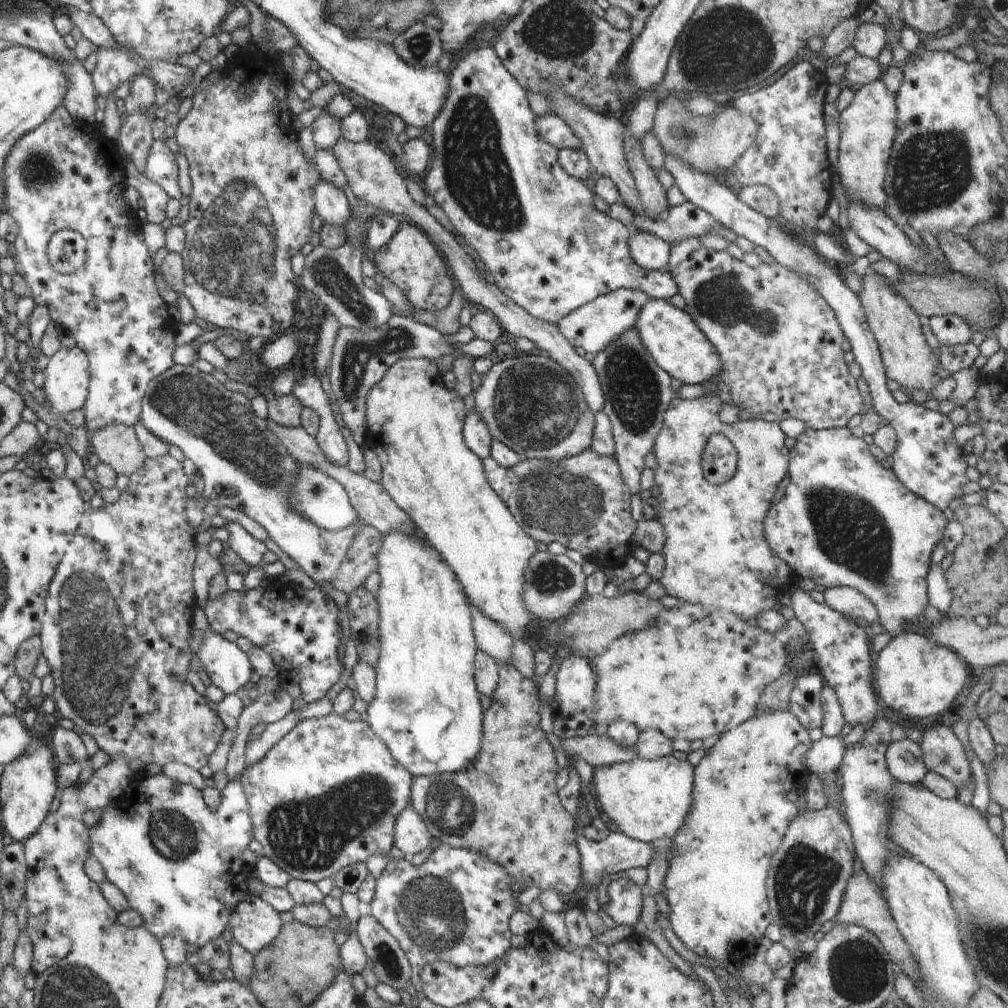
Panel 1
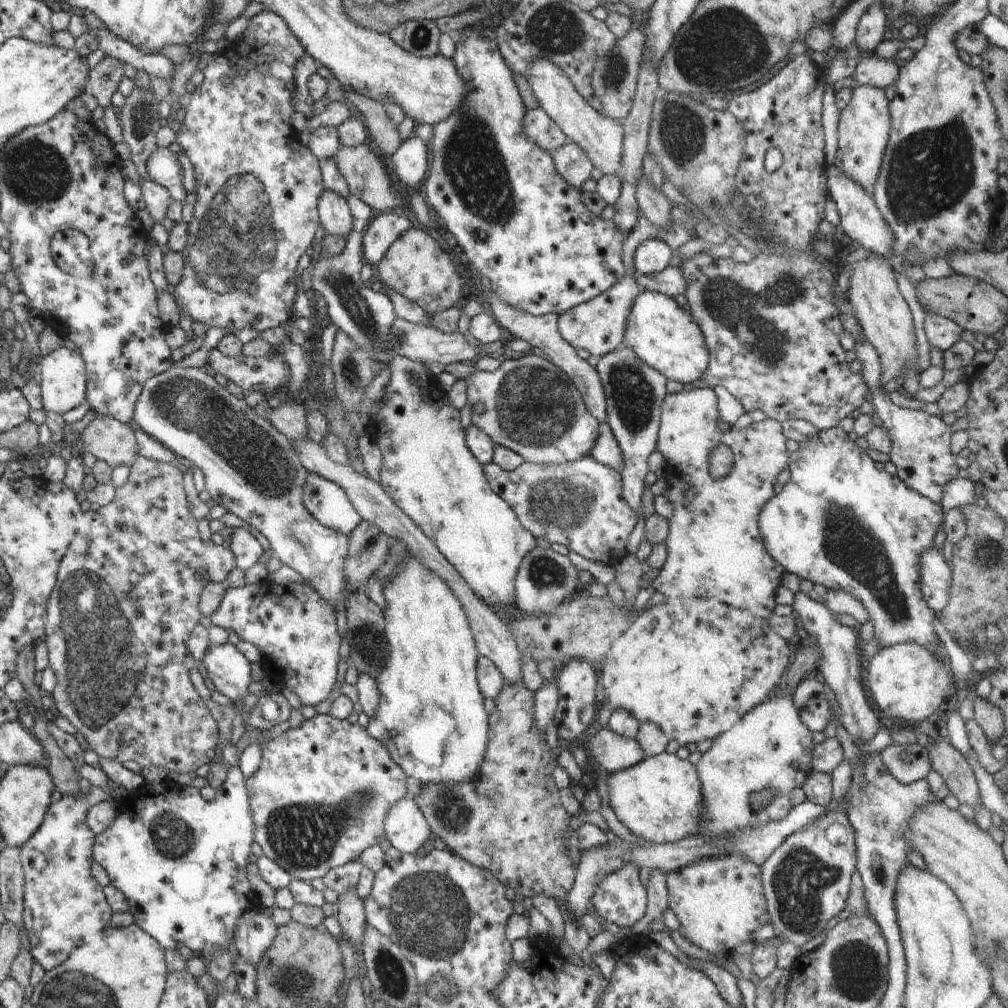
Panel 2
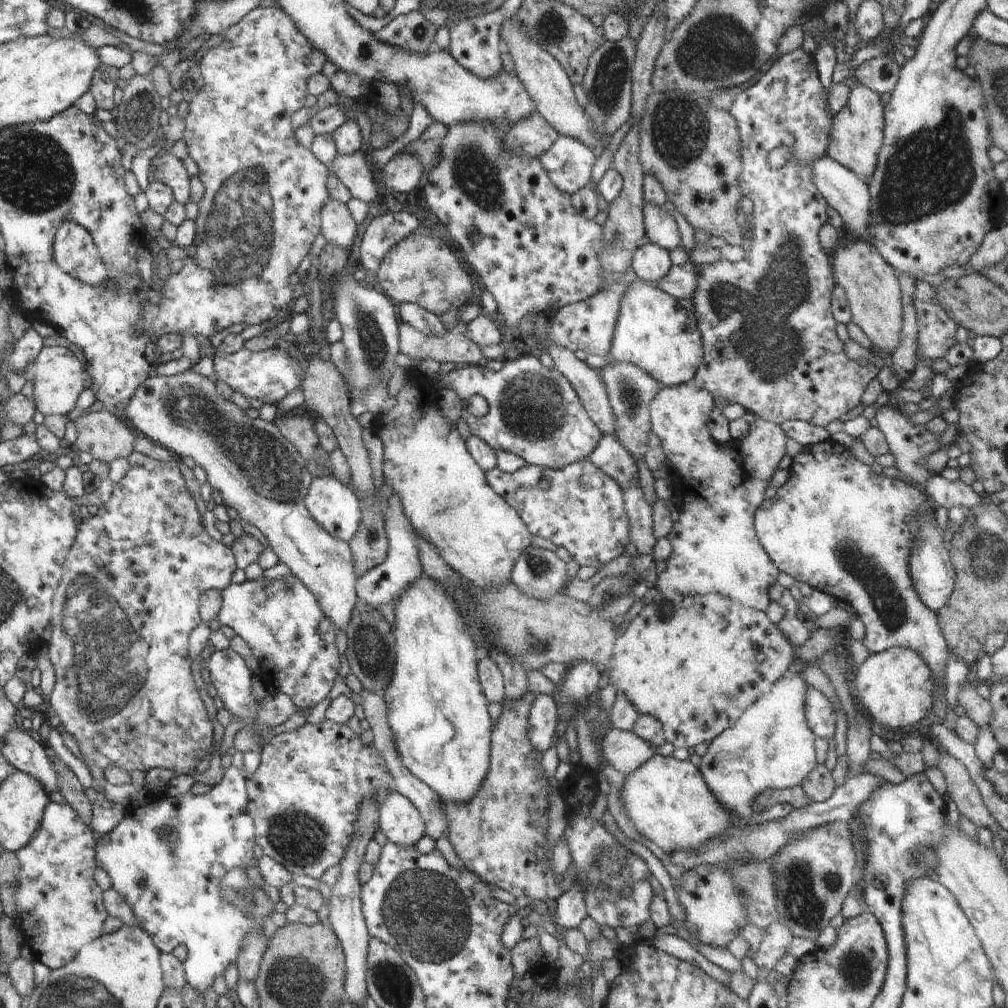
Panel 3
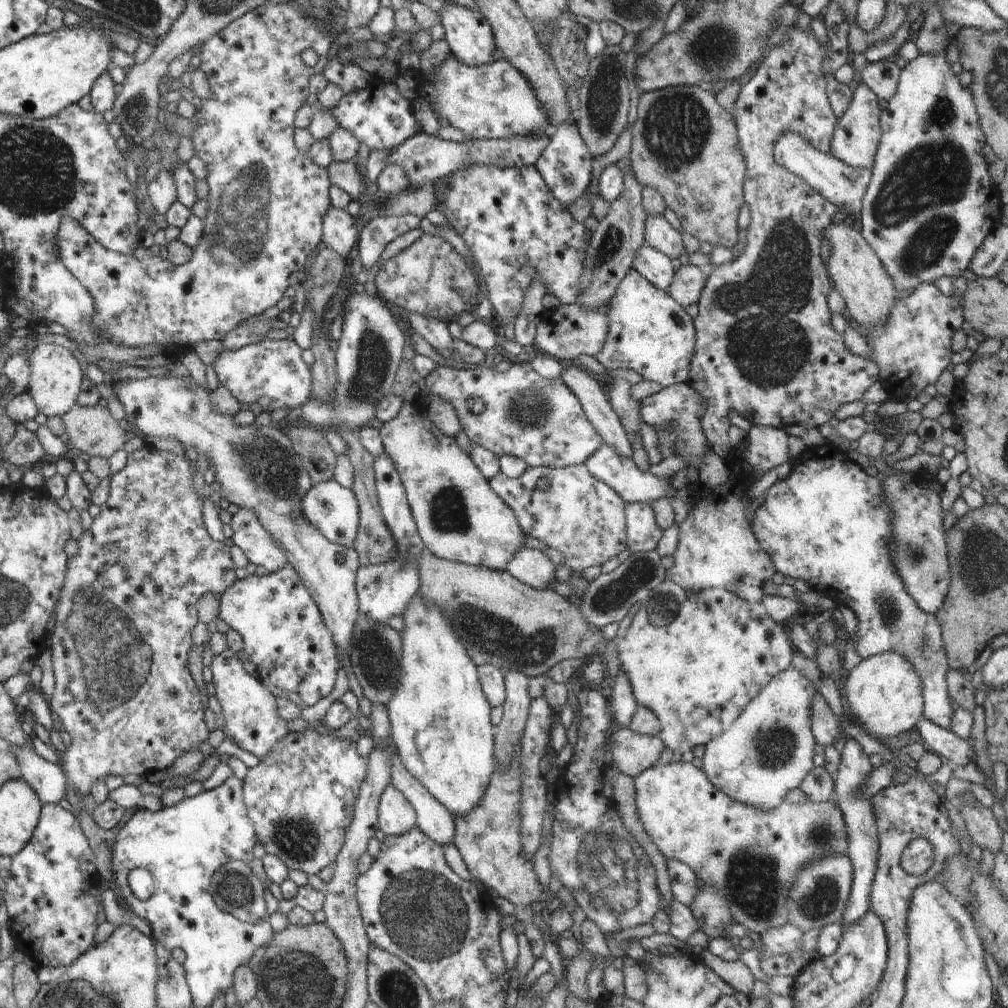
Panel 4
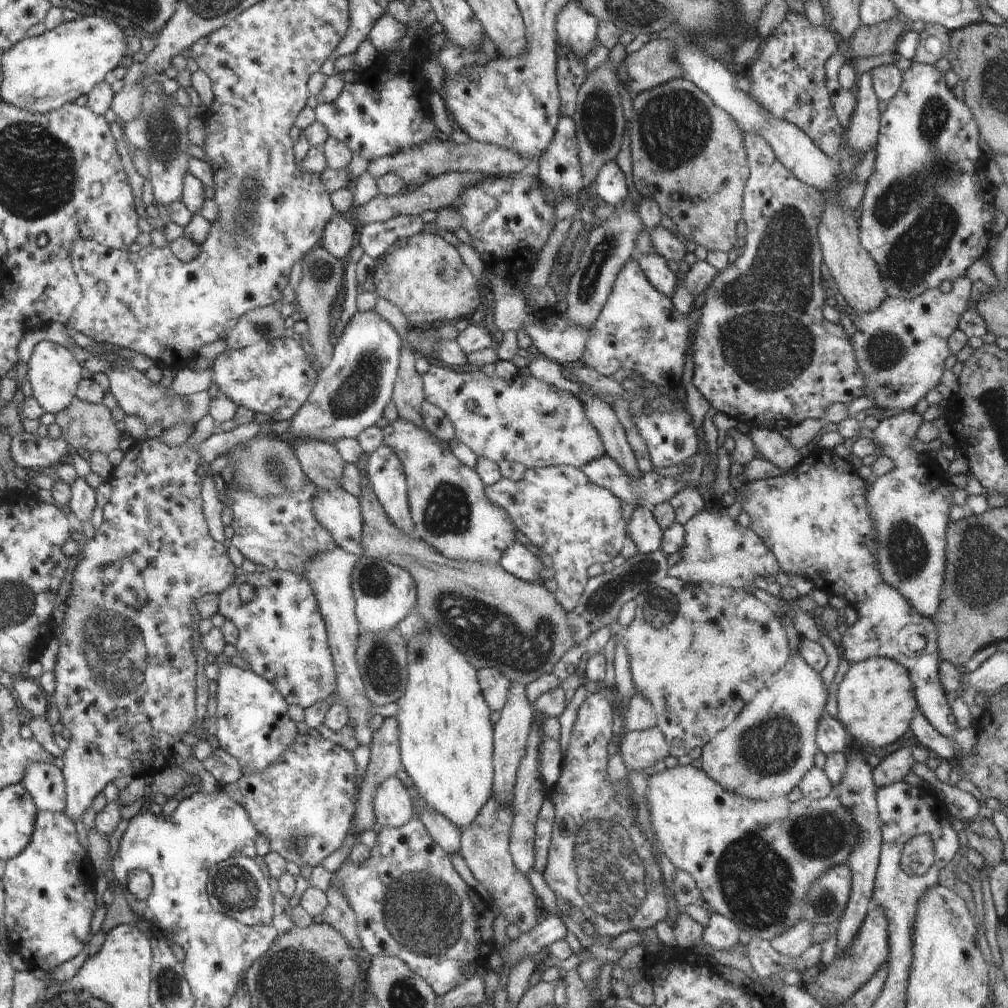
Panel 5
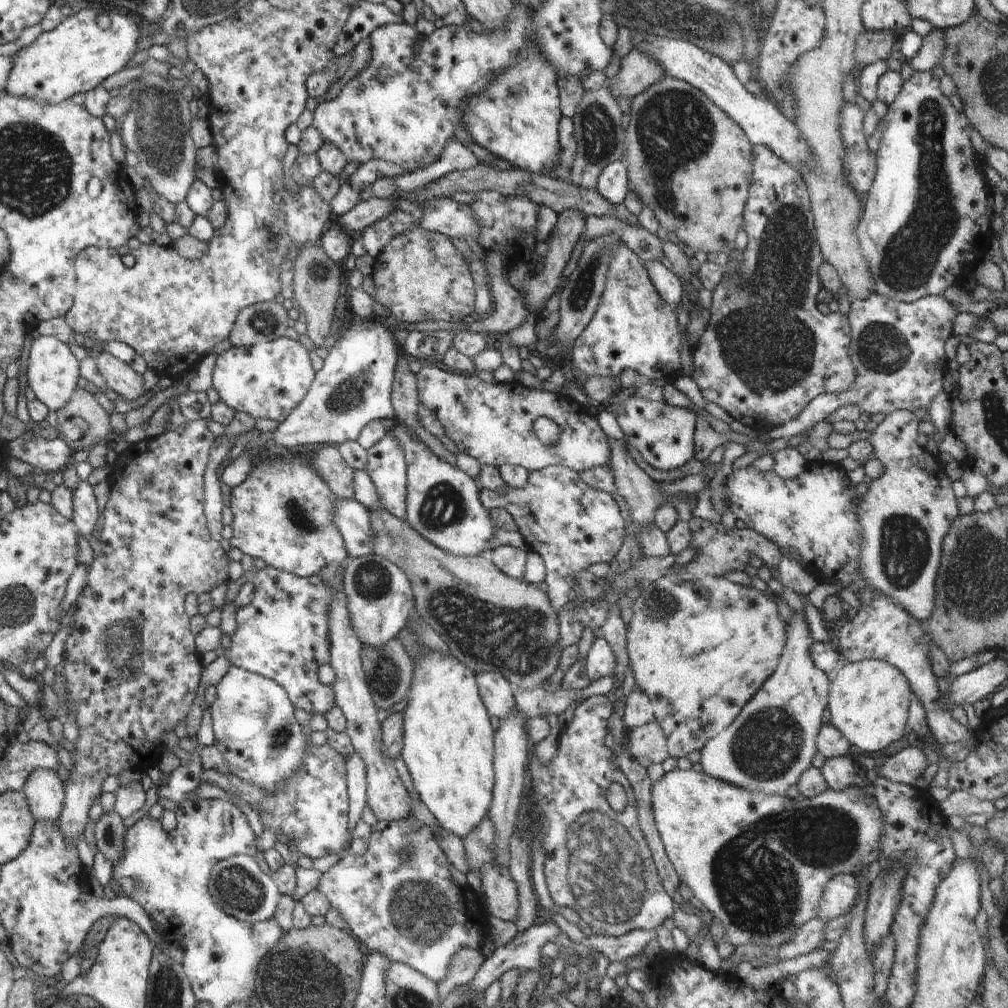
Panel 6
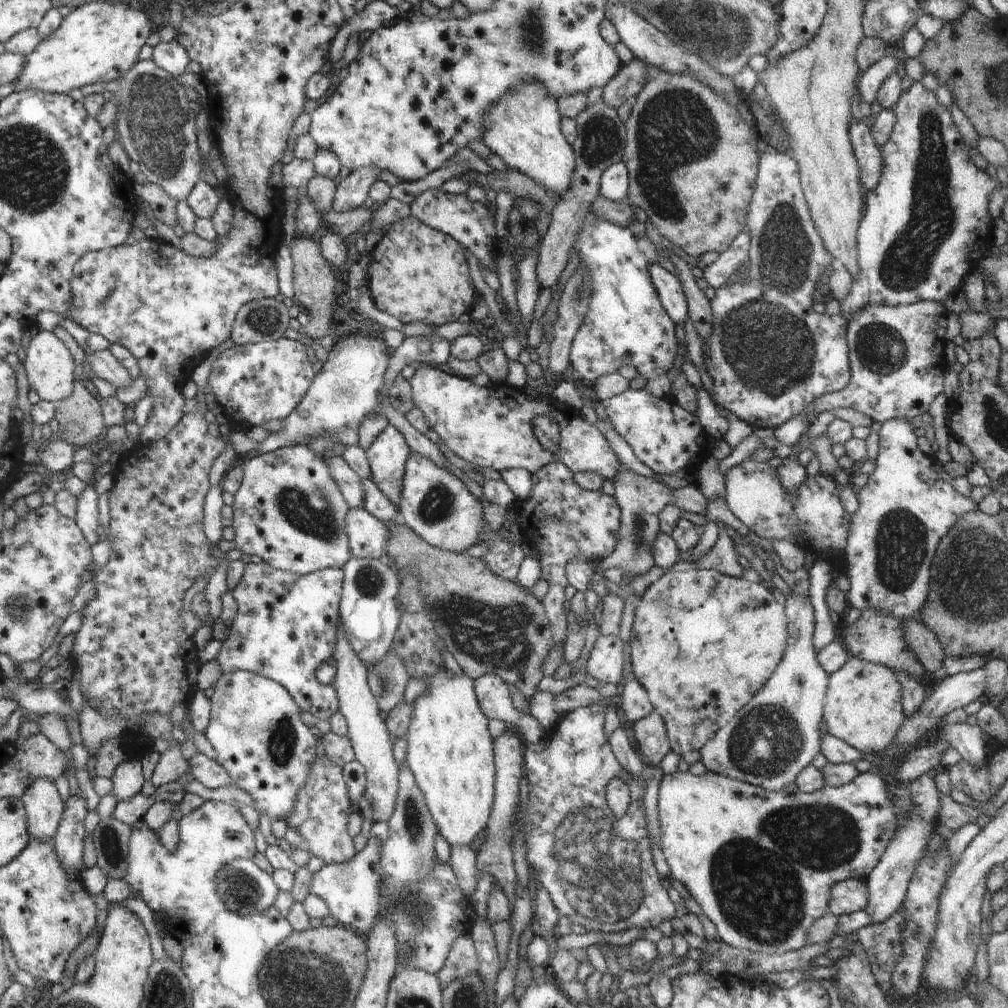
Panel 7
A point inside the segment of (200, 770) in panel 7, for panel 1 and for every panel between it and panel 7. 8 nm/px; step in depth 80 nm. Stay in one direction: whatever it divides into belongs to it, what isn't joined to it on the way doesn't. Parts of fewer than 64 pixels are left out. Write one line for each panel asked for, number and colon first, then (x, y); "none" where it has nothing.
1: (327, 795)
2: (320, 798)
3: (304, 798)
4: (300, 797)
5: (303, 804)
6: (311, 808)

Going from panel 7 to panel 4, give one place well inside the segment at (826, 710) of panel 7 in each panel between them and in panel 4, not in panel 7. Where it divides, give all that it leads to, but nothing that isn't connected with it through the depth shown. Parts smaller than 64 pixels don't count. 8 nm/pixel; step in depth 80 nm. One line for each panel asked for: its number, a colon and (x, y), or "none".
4: (884, 692)
5: (876, 699)
6: (869, 700)

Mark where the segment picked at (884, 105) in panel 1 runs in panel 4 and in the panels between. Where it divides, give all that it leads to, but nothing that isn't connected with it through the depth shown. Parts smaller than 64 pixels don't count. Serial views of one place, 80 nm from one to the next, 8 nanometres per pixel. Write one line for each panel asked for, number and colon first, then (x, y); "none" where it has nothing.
2: (864, 126)
3: (857, 131)
4: (855, 140)

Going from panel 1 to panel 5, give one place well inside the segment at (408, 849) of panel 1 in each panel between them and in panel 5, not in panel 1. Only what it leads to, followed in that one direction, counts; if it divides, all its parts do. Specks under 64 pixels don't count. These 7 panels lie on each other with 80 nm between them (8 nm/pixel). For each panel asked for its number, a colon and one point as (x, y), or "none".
2: (406, 827)
3: (401, 822)
4: (397, 817)
5: (393, 806)

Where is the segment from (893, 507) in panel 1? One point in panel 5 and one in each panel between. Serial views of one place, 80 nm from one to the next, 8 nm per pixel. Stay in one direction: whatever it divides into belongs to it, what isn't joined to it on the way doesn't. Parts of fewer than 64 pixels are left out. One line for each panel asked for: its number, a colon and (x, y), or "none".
2: (841, 522)
3: (837, 525)
4: (828, 523)
5: (815, 519)

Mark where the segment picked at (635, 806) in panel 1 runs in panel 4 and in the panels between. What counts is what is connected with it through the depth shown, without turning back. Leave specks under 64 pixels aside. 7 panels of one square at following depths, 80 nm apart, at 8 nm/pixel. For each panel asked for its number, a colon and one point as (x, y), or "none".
2: (659, 799)
3: (668, 801)
4: (752, 856)

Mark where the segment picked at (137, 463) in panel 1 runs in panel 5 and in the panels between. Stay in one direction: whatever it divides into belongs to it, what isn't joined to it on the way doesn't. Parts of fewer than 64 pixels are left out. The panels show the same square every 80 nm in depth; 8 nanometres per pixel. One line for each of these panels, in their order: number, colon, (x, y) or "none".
2: (111, 441)
3: (103, 435)
4: (92, 430)
5: (100, 433)

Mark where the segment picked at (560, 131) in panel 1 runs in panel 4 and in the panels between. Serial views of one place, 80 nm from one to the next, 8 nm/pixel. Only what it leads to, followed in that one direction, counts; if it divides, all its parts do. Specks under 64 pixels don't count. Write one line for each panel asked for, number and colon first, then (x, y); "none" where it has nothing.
2: (539, 127)
3: (534, 136)
4: (426, 158)

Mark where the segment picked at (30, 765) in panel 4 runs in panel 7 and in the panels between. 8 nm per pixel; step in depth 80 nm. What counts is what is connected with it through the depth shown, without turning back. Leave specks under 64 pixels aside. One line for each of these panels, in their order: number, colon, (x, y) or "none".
5: (45, 782)
6: (44, 790)
7: (44, 809)

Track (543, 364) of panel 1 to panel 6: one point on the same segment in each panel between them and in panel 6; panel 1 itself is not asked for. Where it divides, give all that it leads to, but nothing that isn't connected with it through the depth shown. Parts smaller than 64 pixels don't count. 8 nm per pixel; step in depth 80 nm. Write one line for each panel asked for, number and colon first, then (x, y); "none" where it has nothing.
2: (531, 406)
3: (534, 412)
4: (539, 420)
5: (523, 419)
6: (492, 422)

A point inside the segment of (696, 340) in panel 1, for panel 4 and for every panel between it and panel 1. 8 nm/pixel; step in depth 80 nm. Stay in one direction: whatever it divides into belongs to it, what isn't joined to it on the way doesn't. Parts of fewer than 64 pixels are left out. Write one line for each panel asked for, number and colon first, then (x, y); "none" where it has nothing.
2: (663, 334)
3: (653, 331)
4: (649, 332)

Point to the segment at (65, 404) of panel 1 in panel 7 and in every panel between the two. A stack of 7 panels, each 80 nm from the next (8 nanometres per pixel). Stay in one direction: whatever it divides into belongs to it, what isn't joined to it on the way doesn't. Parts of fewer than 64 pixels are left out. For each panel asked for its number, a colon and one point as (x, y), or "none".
2: (63, 383)
3: (59, 377)
4: (57, 373)
5: (54, 374)
6: (52, 372)
7: (49, 366)

